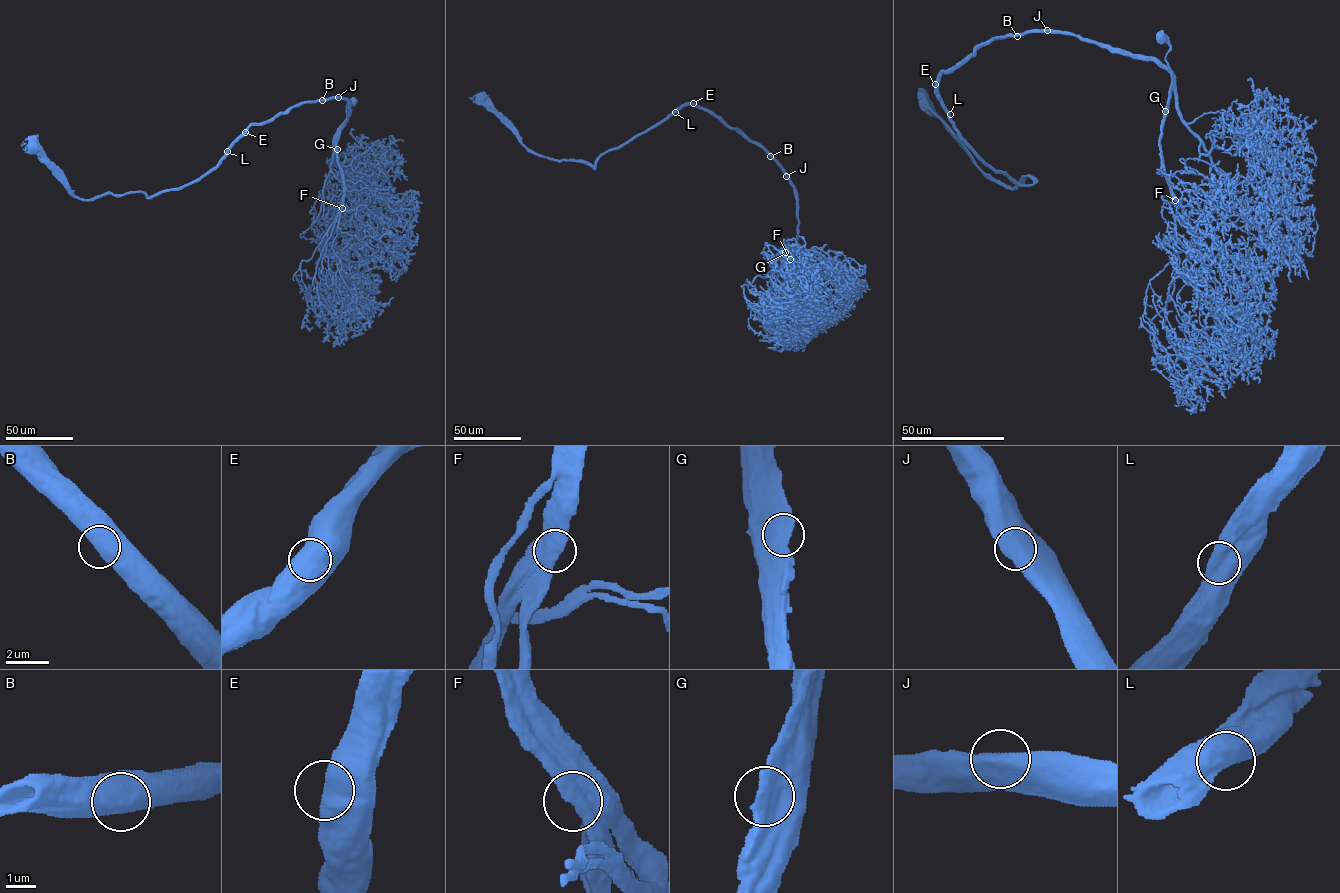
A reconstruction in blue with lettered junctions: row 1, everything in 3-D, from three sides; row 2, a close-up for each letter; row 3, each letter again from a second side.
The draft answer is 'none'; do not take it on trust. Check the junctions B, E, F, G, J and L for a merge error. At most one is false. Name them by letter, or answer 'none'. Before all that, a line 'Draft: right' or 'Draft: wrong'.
Draft: wrong
G

